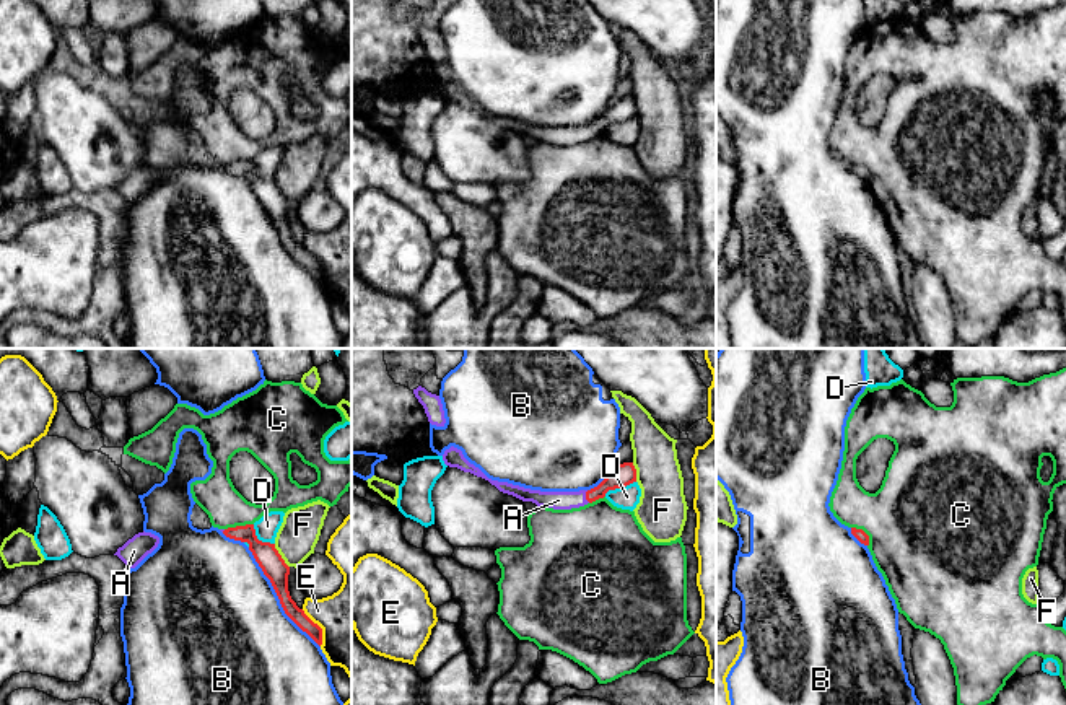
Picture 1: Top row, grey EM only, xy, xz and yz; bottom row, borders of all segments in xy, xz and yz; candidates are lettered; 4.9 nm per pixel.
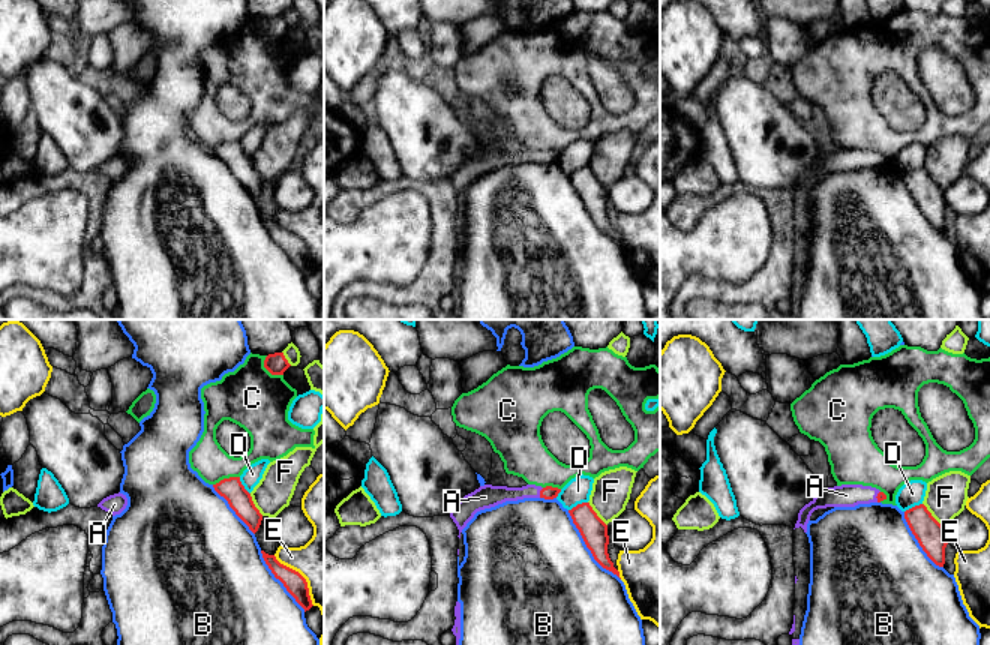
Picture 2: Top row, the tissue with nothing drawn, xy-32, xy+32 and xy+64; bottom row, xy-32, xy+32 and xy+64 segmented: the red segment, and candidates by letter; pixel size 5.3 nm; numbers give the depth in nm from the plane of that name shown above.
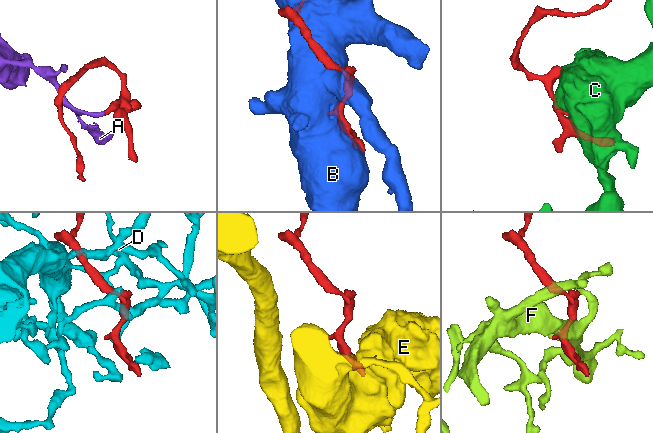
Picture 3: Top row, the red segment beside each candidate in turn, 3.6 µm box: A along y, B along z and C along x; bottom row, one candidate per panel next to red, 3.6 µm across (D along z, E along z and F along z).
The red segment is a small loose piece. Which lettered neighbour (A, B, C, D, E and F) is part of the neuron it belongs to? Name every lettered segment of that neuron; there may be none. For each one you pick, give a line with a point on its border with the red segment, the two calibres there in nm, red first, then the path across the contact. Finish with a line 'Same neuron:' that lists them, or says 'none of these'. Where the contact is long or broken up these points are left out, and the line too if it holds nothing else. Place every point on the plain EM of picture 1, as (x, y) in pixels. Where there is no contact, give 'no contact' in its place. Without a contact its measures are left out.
A: contact xz (586, 132); calibres 120 and 100 nm; way xz (619, 111), (599, 127), (586, 132), (559, 135)
Same neuron: A

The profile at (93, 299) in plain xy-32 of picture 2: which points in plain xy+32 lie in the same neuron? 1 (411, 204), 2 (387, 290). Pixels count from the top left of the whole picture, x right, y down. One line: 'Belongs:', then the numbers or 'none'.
Belongs: 2

